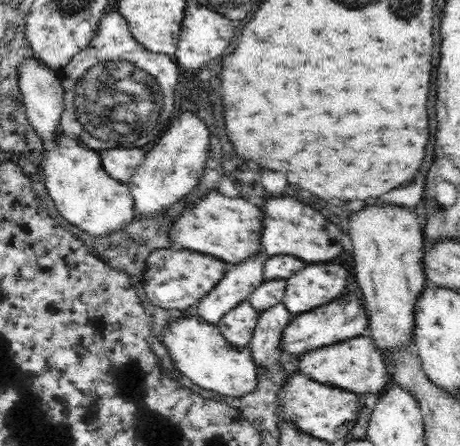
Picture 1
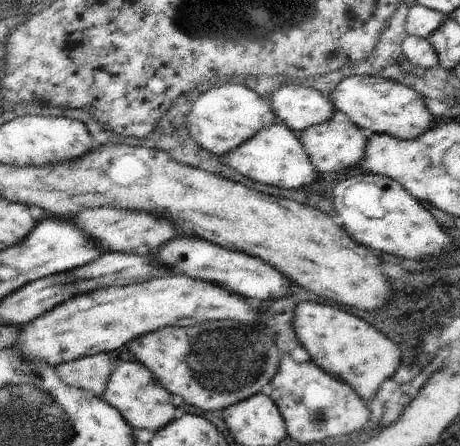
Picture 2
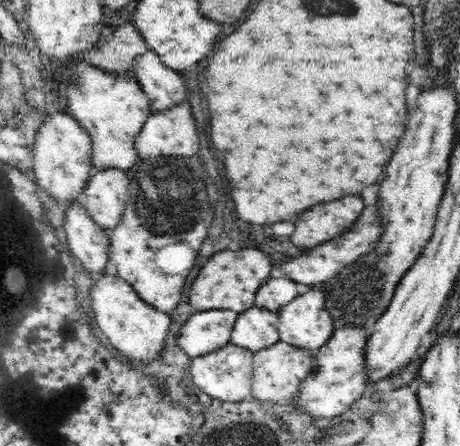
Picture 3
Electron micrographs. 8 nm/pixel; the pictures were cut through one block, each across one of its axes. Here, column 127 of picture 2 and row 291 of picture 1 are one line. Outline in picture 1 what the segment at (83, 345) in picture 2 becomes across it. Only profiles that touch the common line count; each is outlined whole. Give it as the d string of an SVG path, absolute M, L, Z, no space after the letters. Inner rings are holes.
M340 264L306 266L288 278L284 304L294 314L308 312L336 300L348 284L348 272Z

